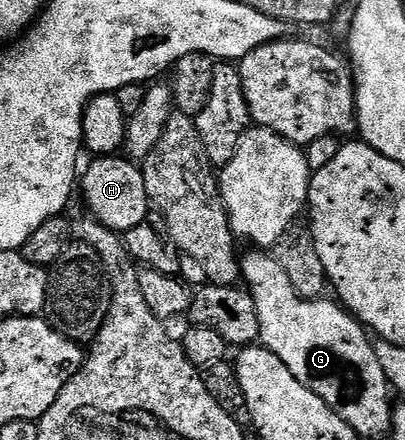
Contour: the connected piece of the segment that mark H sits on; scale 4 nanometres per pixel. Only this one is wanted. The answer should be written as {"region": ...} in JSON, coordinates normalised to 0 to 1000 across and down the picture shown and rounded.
{"region":[[[274,352],[269,357],[235,355],[222,377],[210,377],[207,391],[198,402],[198,448],[212,455],[220,491],[235,502],[244,502],[257,516],[267,516],[277,527],[306,534],[316,525],[326,525],[326,516],[356,507],[356,498],[370,491],[375,468],[365,452],[365,434],[356,425],[356,398],[348,382],[333,368],[314,361],[301,352]]]}

